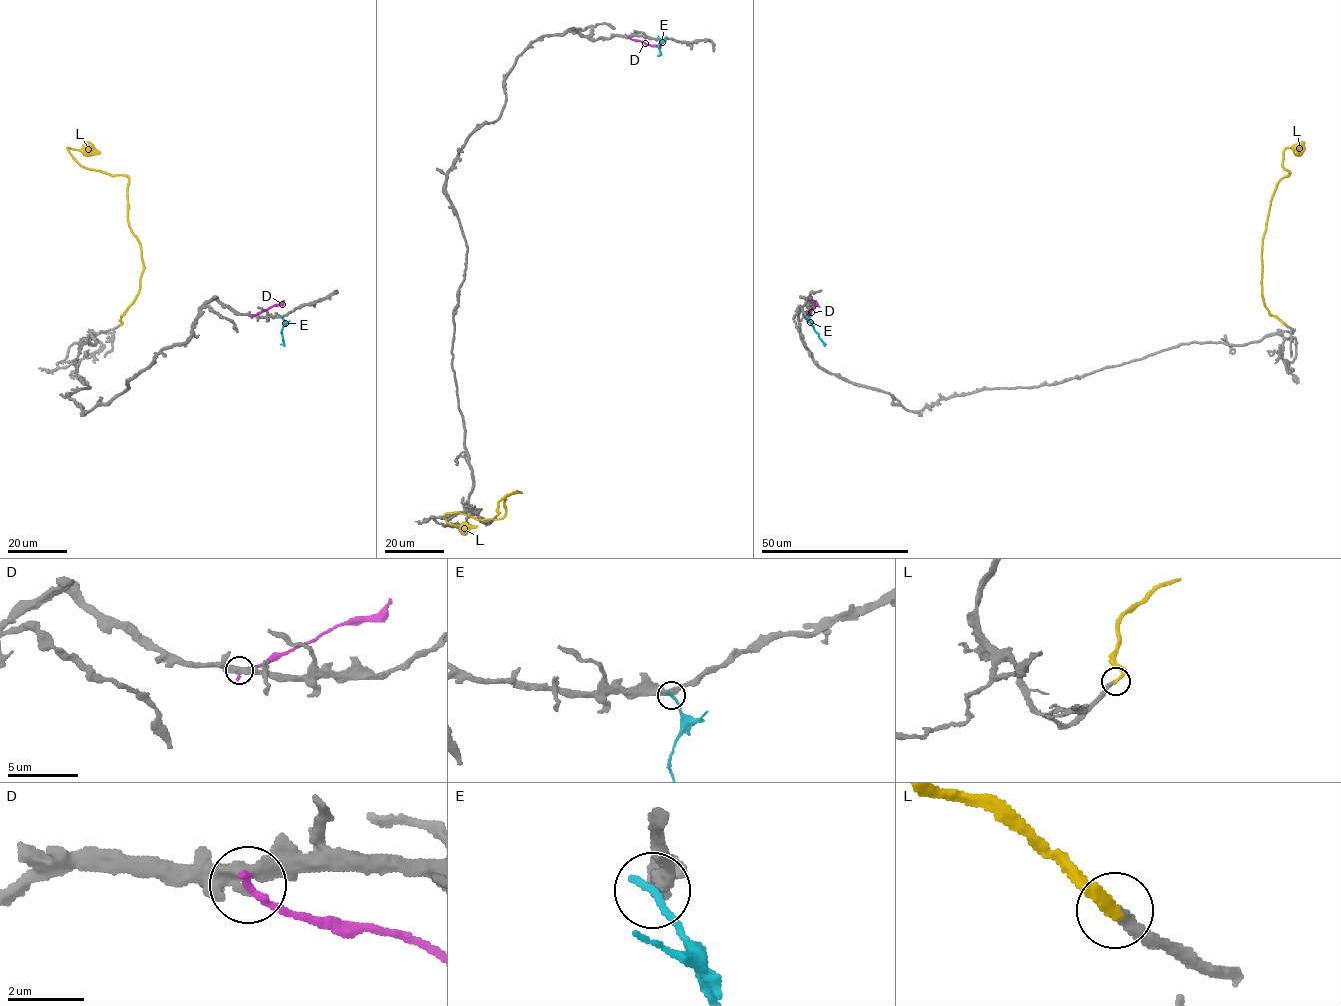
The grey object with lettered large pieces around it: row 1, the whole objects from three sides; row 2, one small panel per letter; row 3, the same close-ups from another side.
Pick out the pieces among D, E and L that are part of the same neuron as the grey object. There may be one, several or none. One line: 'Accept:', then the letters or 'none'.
Accept: L

